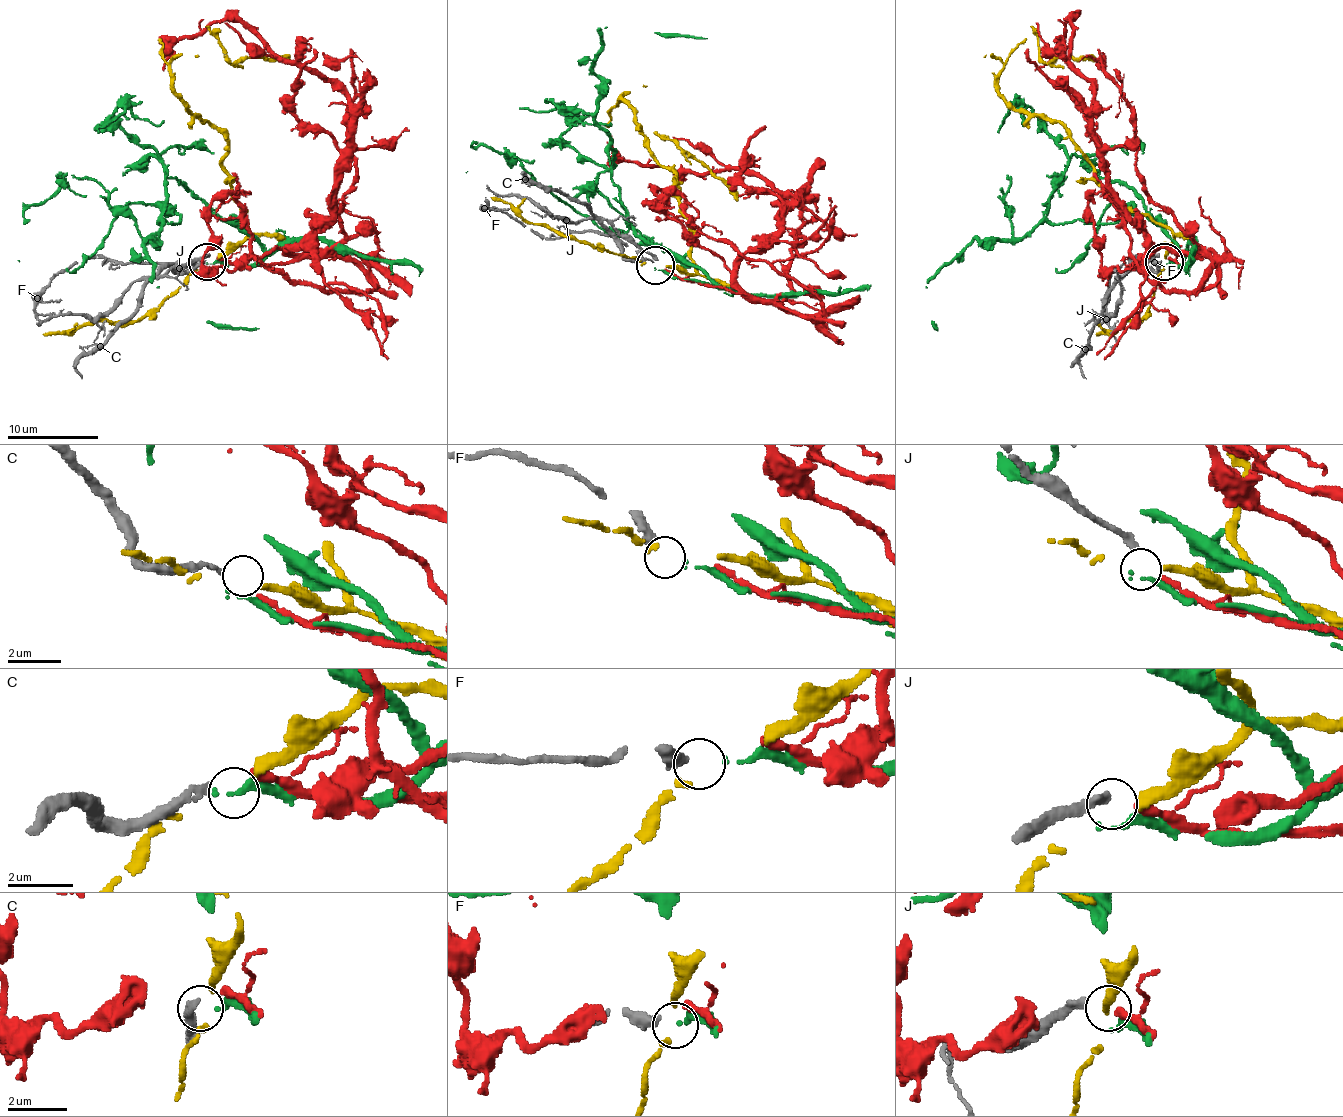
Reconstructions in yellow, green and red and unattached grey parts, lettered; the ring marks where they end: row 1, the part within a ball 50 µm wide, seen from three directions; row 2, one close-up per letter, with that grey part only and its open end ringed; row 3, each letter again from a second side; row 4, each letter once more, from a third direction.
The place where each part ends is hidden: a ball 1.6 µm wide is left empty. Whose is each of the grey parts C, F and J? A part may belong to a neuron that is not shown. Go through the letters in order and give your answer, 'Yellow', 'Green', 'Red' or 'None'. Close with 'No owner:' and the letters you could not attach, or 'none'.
C: None
F: Green
J: Red
No owner: C

